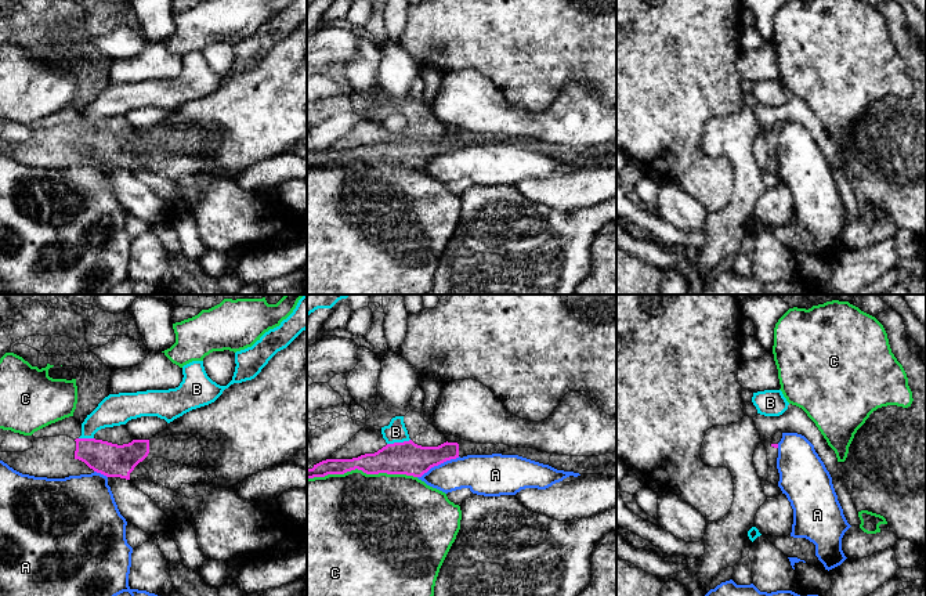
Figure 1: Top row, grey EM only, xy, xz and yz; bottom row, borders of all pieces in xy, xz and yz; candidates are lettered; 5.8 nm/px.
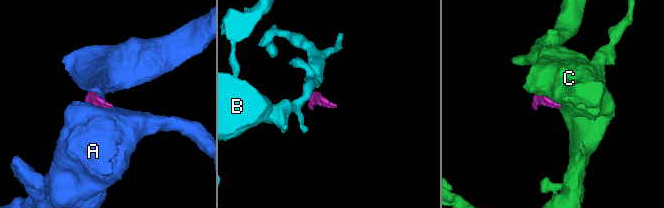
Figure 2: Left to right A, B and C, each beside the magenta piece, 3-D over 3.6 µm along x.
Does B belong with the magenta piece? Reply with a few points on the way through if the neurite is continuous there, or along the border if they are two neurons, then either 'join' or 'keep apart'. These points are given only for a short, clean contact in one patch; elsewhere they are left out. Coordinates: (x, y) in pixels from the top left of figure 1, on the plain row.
border along xz (409, 129), (387, 134); keep apart

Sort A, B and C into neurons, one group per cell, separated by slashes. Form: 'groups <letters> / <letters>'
groups A / B / C

